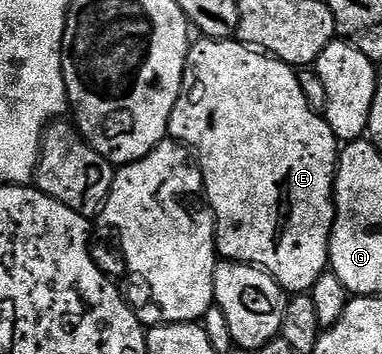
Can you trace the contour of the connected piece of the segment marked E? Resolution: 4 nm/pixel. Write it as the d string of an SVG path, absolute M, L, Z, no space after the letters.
M200 37L189 46L188 60L184 66L184 80L182 90L174 109L170 113L168 122L168 135L175 142L185 148L196 147L198 166L204 178L204 194L212 216L216 218L216 253L221 260L234 263L251 263L254 267L261 267L263 271L273 275L277 285L288 293L308 293L329 270L328 242L332 236L332 222L336 216L336 201L334 188L336 185L336 165L338 162L338 140L336 134L330 129L327 119L306 101L302 94L300 76L293 68L281 59L273 59L271 55L253 49L235 38L209 39Z

